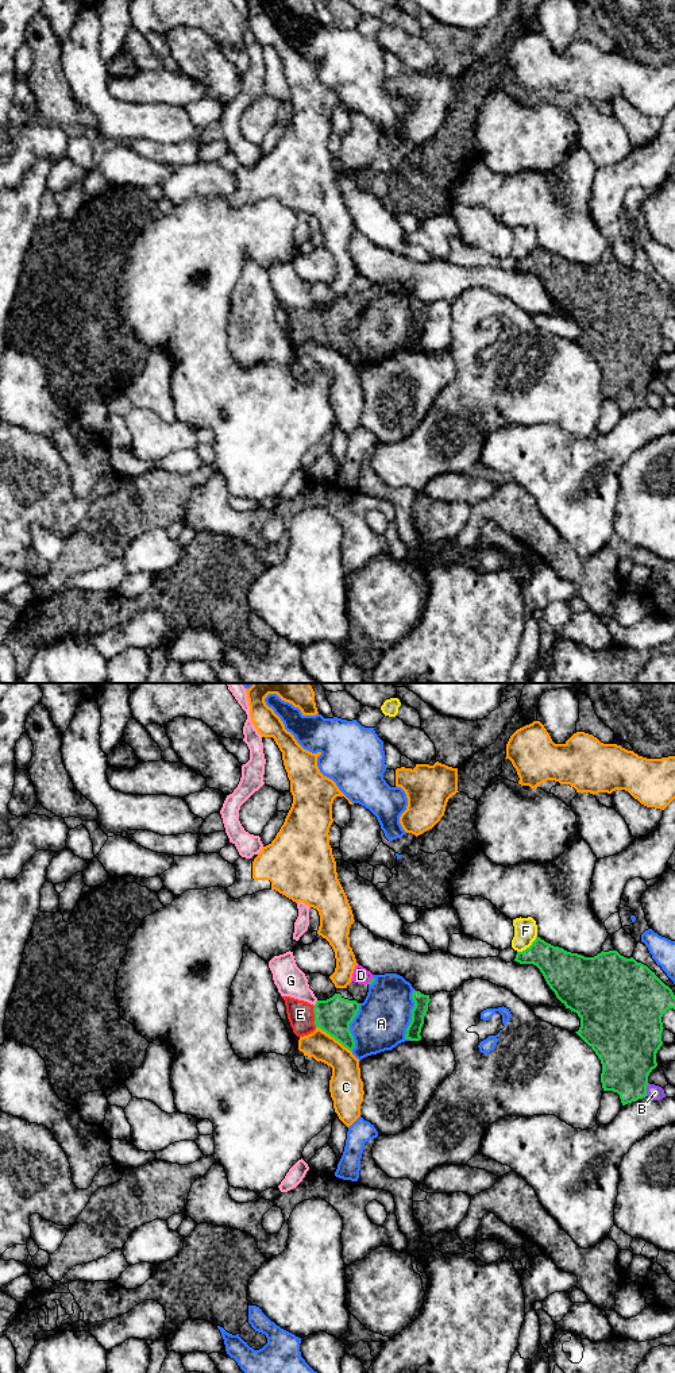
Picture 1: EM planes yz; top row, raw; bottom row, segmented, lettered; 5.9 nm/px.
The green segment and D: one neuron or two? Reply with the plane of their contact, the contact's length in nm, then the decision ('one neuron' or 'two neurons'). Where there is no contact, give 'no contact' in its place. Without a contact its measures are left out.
yz | 50 nm | two neurons

